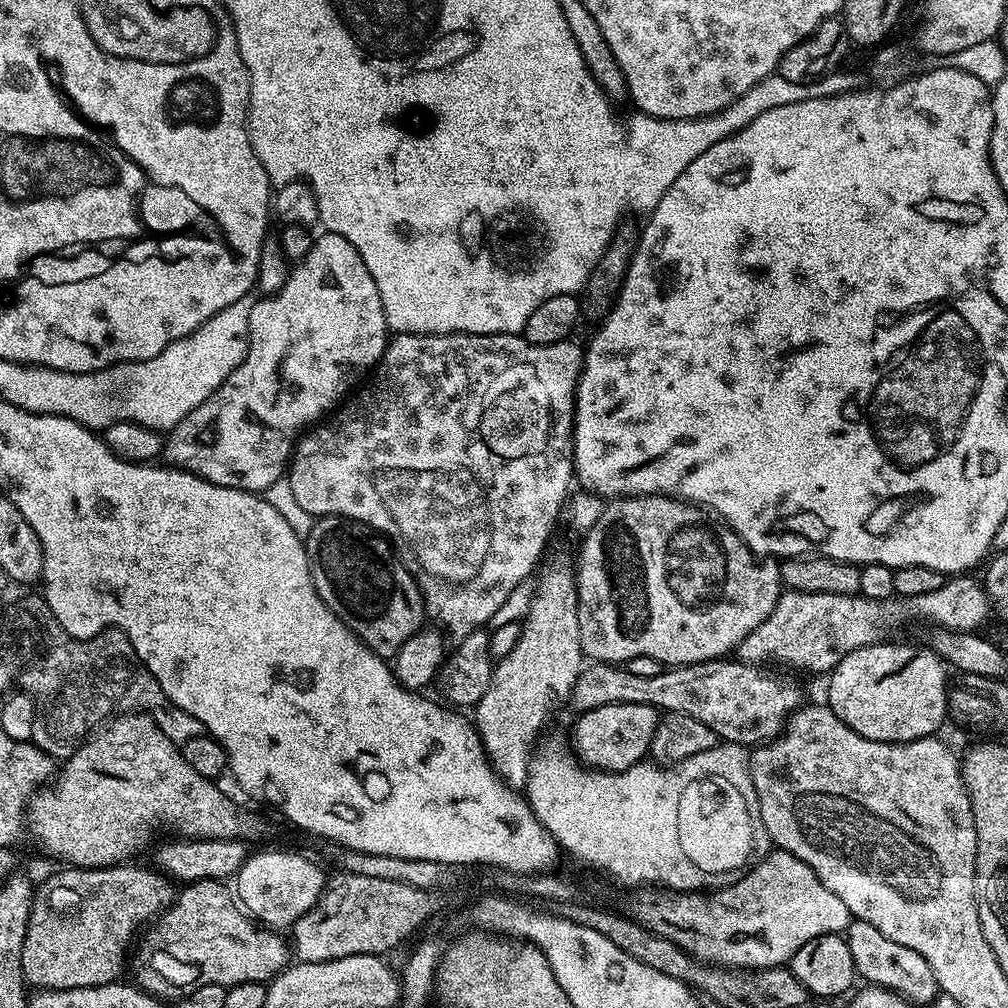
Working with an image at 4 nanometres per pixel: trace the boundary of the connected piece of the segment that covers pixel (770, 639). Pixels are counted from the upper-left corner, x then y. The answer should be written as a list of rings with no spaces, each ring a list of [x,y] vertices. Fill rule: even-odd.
[[[956,574],[945,579],[938,590],[917,596],[891,596],[875,600],[862,595],[826,594],[825,592],[781,591],[770,618],[762,622],[741,642],[739,659],[745,664],[764,666],[767,660],[777,660],[804,672],[831,673],[833,668],[854,650],[862,646],[886,644],[897,639],[900,628],[915,620],[925,620],[937,629],[950,632],[976,632],[993,615],[983,583],[972,574]]]

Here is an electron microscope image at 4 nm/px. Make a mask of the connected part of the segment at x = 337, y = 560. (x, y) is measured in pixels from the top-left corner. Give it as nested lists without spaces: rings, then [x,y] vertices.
[[[321,516],[315,521],[304,549],[310,562],[310,574],[314,578],[316,592],[355,636],[377,656],[395,657],[396,651],[425,623],[424,595],[416,585],[416,577],[409,572],[388,537],[380,535],[370,526],[345,516]]]

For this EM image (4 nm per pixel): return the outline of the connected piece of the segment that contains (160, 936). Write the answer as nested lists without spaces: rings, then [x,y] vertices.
[[[193,880],[175,893],[174,899],[155,921],[156,929],[148,936],[148,964],[164,980],[143,981],[144,991],[153,996],[169,998],[176,992],[192,992],[208,983],[217,983],[226,989],[242,982],[268,982],[280,975],[290,963],[290,944],[279,931],[261,926],[242,911],[227,883],[218,880]]]

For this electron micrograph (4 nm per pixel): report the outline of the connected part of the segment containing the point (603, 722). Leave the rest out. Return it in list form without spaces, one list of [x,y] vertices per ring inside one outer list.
[[[607,704],[579,713],[572,728],[571,751],[589,768],[602,772],[625,772],[649,755],[660,717],[661,713],[654,706],[645,704]]]

